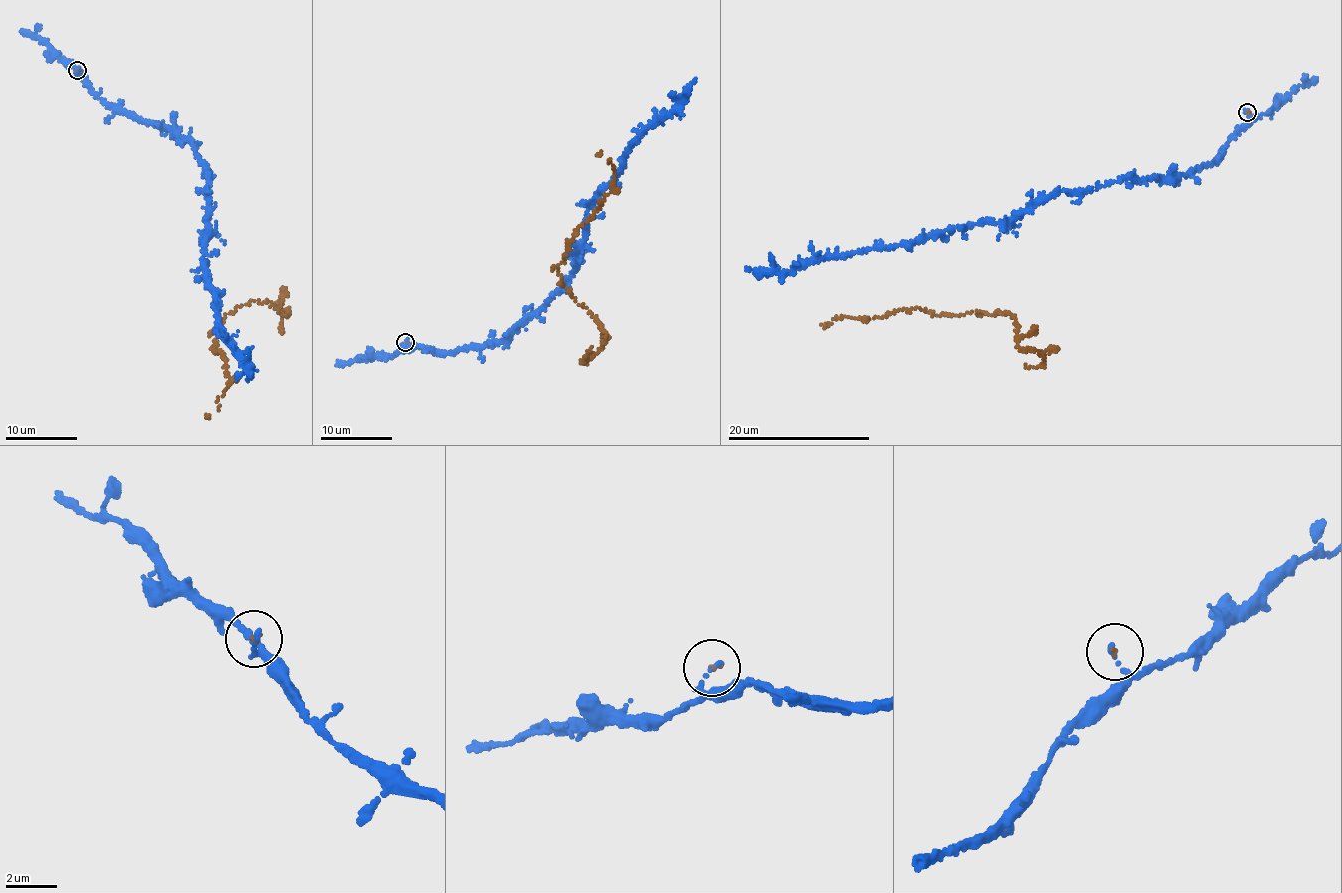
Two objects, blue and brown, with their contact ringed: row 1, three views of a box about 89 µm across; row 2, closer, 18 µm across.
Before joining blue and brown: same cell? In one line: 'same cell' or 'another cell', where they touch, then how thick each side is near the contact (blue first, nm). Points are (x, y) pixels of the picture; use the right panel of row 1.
same cell | (1247, 112) | 240/130 nm

